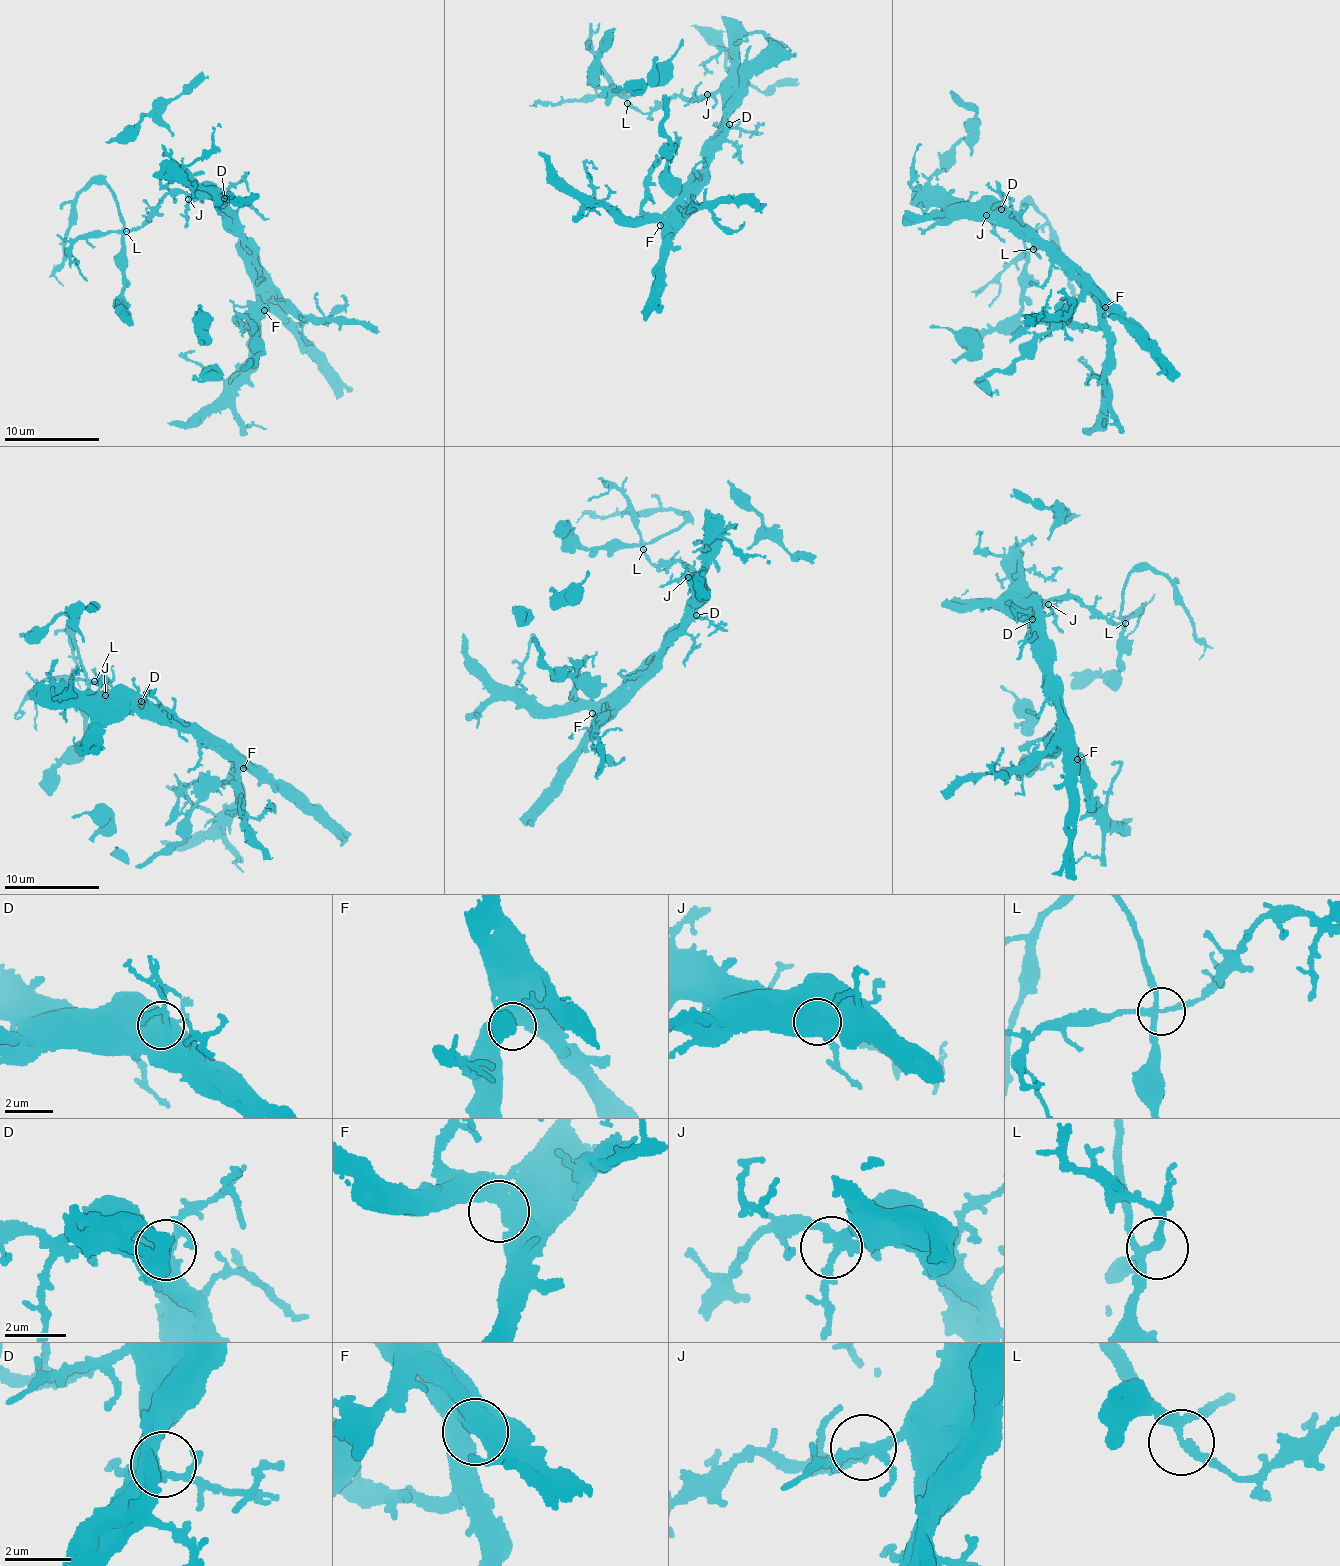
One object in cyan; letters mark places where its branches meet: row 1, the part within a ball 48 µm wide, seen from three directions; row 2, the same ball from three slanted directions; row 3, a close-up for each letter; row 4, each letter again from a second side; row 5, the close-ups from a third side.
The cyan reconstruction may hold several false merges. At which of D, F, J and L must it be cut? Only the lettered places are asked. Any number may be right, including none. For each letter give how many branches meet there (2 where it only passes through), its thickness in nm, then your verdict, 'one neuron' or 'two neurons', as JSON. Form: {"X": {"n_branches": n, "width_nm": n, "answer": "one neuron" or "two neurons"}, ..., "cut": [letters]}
{"D": {"n_branches": 3, "width_nm": 550, "answer": "one neuron"}, "F": {"n_branches": 2, "width_nm": 500, "answer": "one neuron"}, "J": {"n_branches": 4, "width_nm": 280, "answer": "one neuron"}, "L": {"n_branches": 4, "width_nm": 200, "answer": "two neurons"}, "cut": ["L"]}

